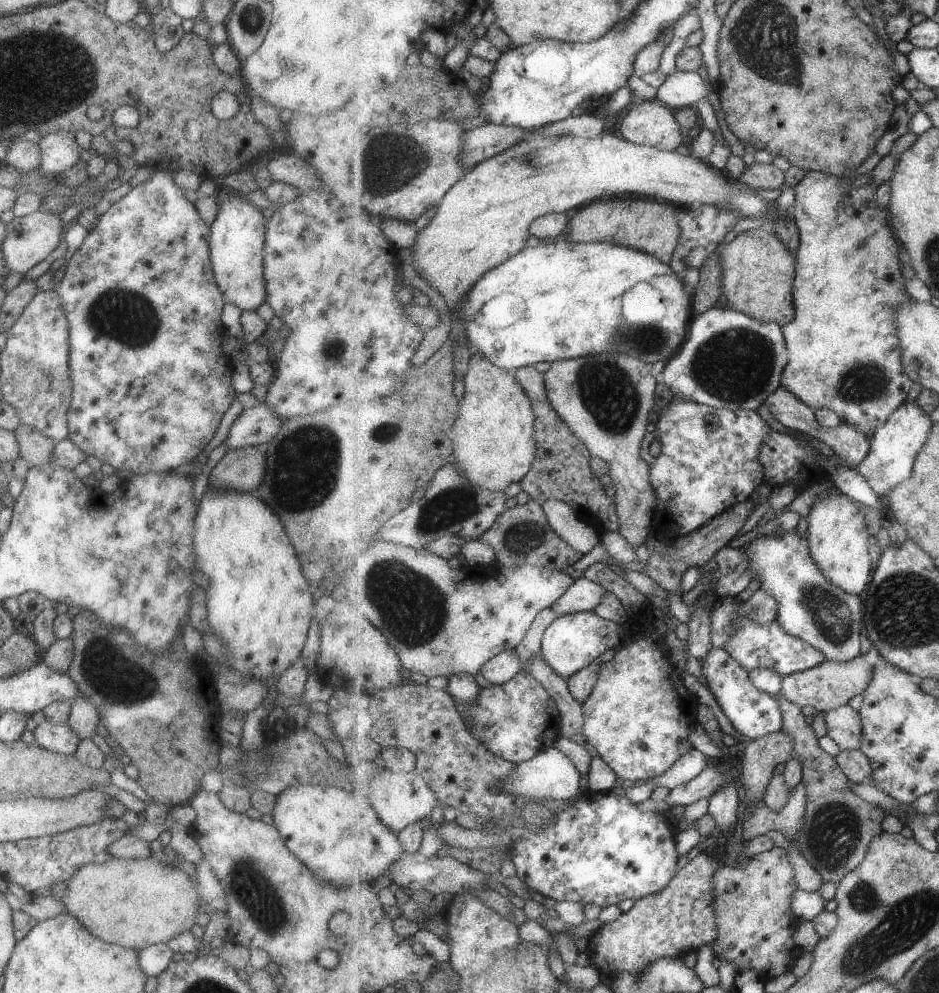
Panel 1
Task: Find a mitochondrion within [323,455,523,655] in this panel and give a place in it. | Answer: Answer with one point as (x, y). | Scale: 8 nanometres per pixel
(414, 609)

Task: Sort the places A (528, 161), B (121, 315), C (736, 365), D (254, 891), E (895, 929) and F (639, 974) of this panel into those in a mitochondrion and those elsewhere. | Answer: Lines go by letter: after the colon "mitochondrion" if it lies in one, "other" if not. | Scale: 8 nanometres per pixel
A: mitochondrion
B: mitochondrion
C: mitochondrion
D: mitochondrion
E: mitochondrion
F: other

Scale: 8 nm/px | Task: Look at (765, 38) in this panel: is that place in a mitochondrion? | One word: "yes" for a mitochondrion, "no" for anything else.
yes

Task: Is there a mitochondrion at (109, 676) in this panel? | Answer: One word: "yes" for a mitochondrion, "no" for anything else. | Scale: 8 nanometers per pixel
yes

